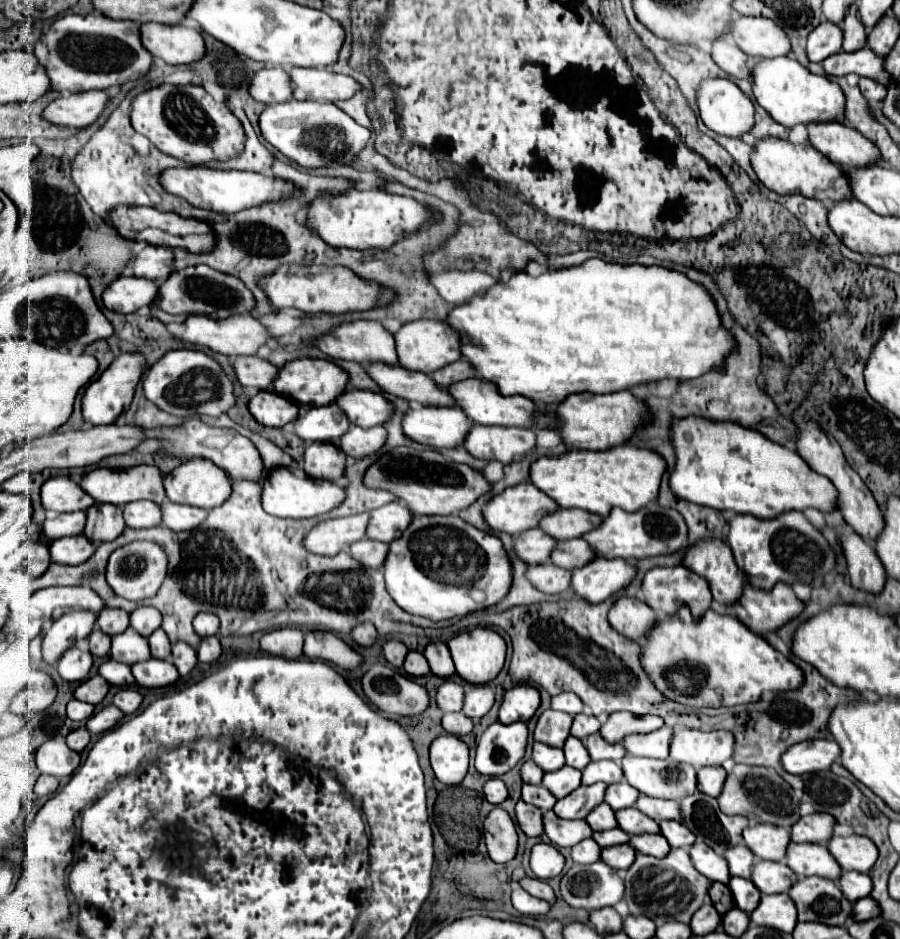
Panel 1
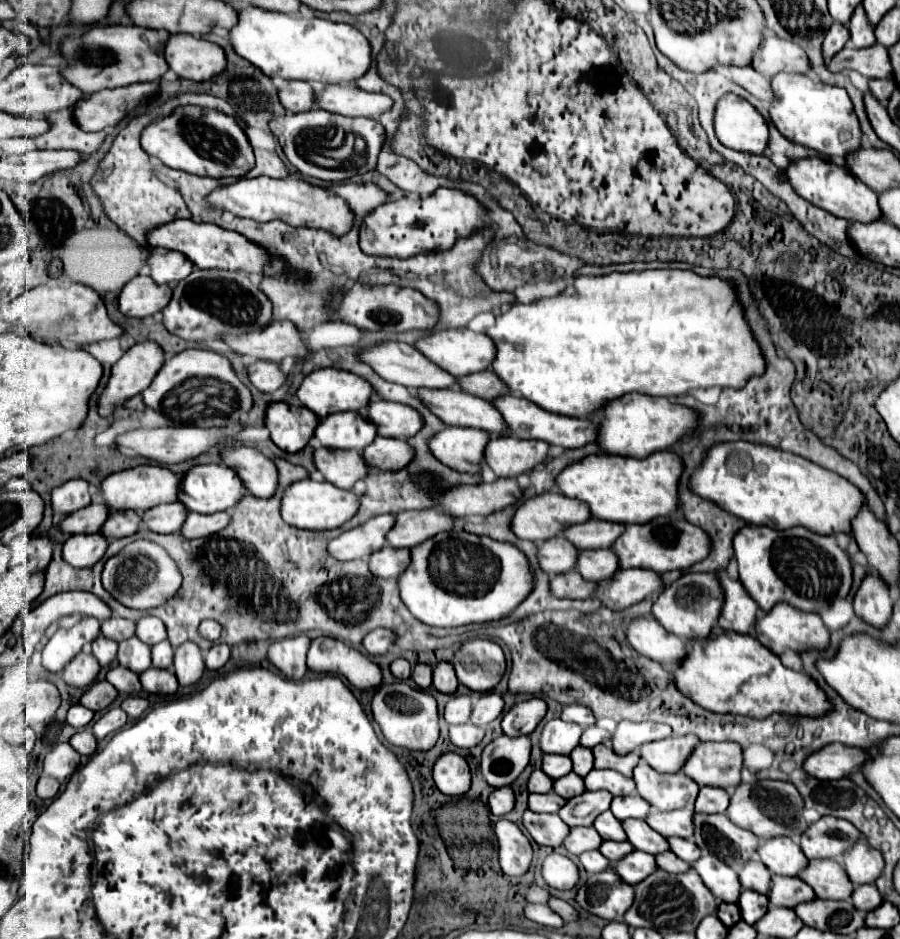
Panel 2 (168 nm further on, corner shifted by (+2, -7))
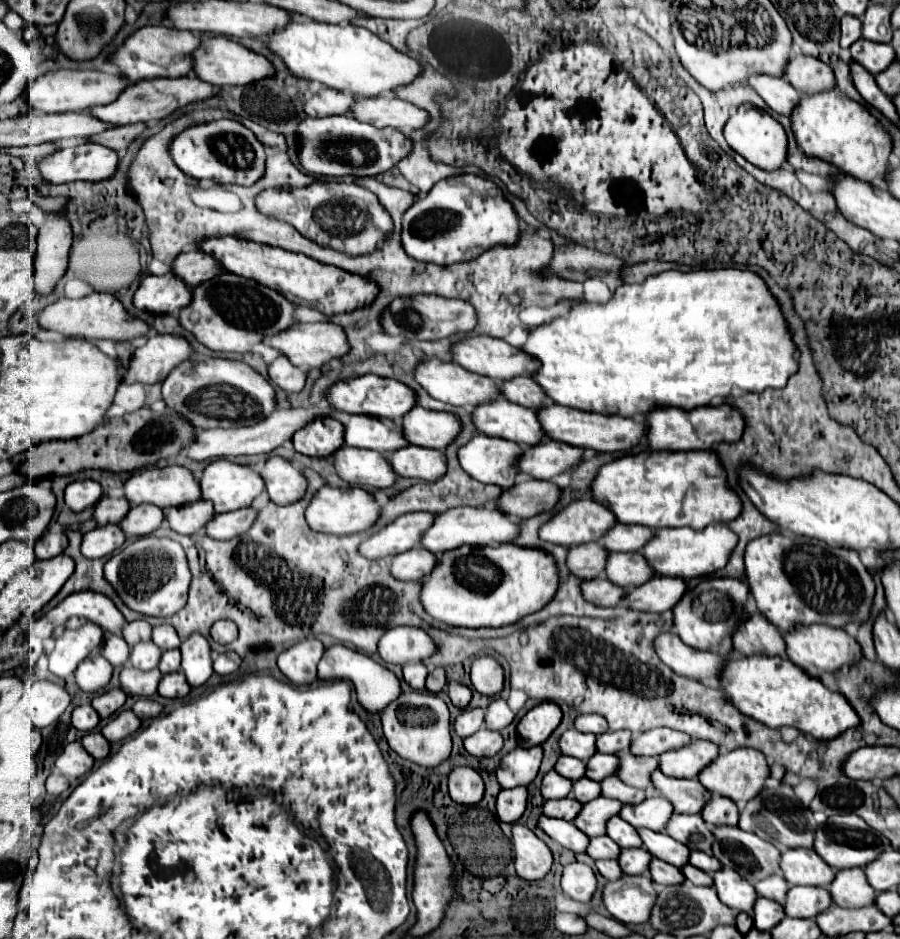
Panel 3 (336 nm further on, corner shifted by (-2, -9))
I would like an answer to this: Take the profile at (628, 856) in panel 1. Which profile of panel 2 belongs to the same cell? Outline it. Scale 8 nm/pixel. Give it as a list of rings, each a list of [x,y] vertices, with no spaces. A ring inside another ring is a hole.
[[[639,850],[631,852],[629,858],[623,858],[623,862],[615,862],[611,864],[615,868],[615,872],[625,880],[625,882],[631,882],[637,884],[641,880],[645,880],[649,874],[653,874],[657,870],[657,862],[655,862],[655,856],[651,854],[643,854]]]

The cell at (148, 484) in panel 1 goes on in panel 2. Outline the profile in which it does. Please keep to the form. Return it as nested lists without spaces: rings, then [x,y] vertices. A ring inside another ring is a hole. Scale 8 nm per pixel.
[[[143,464],[143,466],[135,466],[131,470],[123,470],[123,472],[115,472],[115,474],[107,476],[101,484],[101,492],[103,492],[105,504],[113,510],[121,510],[121,508],[149,510],[159,504],[177,502],[179,486],[181,486],[181,478],[175,472],[171,472],[169,468],[159,466],[159,464]]]

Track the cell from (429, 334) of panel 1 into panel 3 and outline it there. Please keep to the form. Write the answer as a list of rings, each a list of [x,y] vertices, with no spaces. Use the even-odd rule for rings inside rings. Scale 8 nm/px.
[[[467,336],[451,346],[451,358],[455,364],[471,370],[475,374],[493,378],[493,380],[509,380],[513,376],[527,376],[529,372],[539,368],[539,362],[527,356],[523,350],[507,344],[505,340],[491,338],[491,336]]]

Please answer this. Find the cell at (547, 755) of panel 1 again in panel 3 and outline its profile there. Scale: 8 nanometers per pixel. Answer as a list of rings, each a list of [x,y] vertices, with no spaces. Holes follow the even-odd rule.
[[[559,756],[557,764],[555,764],[555,772],[569,780],[579,780],[585,776],[585,762],[577,760],[573,756]]]

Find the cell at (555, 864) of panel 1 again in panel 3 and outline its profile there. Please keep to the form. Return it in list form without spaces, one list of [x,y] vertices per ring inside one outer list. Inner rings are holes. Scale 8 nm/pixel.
[[[567,864],[561,874],[561,890],[577,902],[589,902],[597,888],[593,870],[587,864]]]

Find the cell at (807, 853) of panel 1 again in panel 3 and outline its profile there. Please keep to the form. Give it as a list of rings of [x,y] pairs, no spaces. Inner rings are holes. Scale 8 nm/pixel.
[[[843,868],[837,870],[835,880],[827,886],[831,900],[843,908],[861,908],[873,904],[875,890],[867,884],[863,868]]]

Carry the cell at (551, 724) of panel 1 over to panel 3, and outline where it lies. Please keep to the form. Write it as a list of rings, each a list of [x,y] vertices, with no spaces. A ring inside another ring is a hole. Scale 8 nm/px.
[[[575,728],[563,732],[563,736],[559,738],[559,750],[561,754],[579,758],[579,760],[587,760],[595,754],[595,736],[593,734],[583,734]]]

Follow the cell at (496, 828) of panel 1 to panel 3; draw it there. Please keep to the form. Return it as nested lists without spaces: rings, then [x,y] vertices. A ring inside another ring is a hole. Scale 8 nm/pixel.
[[[513,824],[513,856],[517,876],[523,880],[543,878],[553,864],[547,844],[523,824]]]

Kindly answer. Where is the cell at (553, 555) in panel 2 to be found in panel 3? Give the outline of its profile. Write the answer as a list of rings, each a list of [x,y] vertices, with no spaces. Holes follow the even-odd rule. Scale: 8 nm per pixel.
[[[585,542],[579,546],[571,546],[567,552],[567,568],[577,578],[597,578],[605,570],[607,550],[601,548],[599,542]]]

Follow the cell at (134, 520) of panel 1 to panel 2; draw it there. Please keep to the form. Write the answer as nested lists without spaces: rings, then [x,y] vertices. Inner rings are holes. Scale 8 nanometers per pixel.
[[[183,502],[163,504],[163,506],[155,506],[155,508],[147,510],[143,514],[143,524],[149,530],[155,530],[159,534],[171,534],[171,532],[179,532],[187,514],[189,514],[189,510]]]

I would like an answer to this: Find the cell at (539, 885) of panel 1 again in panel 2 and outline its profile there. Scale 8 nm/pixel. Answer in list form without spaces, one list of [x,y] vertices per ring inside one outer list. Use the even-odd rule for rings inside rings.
[[[551,898],[549,900],[549,906],[551,906],[551,910],[555,910],[565,922],[573,922],[573,920],[579,920],[579,912],[571,906],[571,904],[567,904],[565,900],[559,900],[559,898]]]

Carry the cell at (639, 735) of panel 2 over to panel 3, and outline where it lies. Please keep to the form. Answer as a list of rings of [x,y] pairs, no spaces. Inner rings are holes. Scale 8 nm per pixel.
[[[653,728],[633,738],[629,750],[635,756],[659,756],[667,750],[681,748],[683,744],[689,744],[689,742],[691,738],[683,732],[677,732],[671,728]]]

